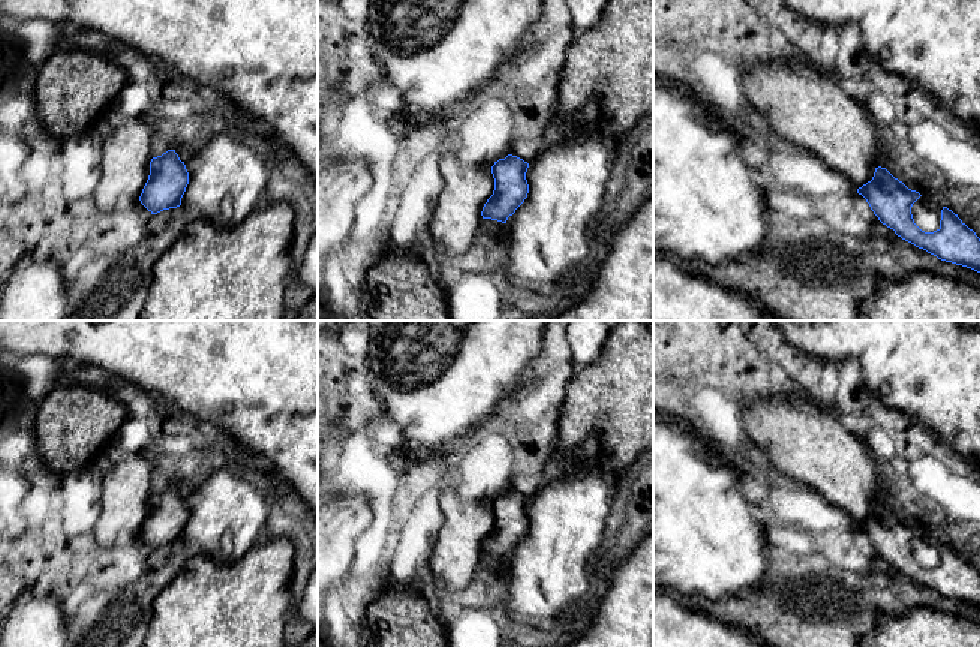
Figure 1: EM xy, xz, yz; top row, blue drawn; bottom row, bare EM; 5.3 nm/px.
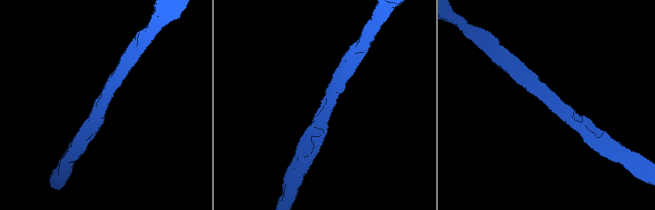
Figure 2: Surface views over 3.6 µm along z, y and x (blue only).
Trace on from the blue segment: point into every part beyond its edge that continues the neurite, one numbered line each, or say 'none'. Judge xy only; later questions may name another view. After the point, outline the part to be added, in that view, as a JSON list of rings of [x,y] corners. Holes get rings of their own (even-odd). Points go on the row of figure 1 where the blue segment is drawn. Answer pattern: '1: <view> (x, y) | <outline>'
none

